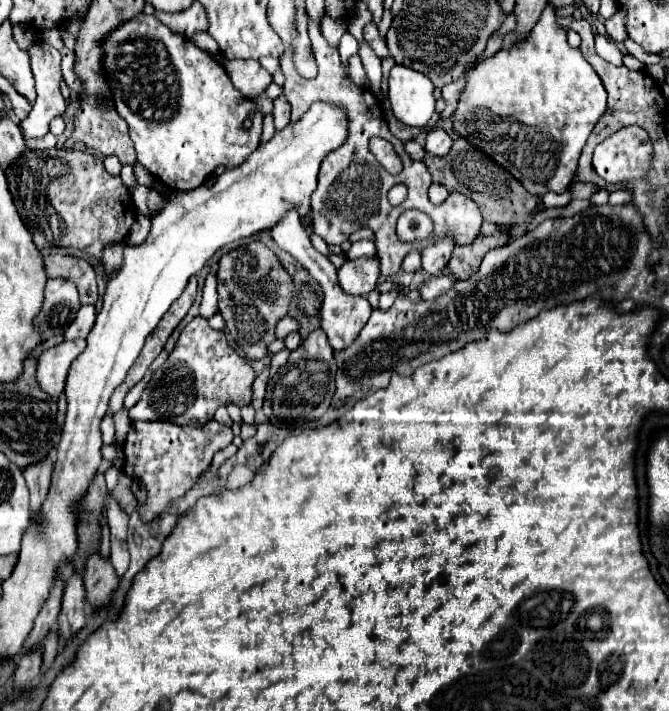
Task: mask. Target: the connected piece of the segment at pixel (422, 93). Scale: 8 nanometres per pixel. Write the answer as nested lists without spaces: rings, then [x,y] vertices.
[[[396,64],[388,78],[388,100],[394,116],[406,126],[424,126],[434,114],[434,84],[422,72]]]

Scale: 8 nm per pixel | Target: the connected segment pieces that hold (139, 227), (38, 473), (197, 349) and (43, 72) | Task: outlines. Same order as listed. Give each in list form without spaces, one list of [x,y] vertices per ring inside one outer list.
[[[138,214],[134,224],[132,224],[132,228],[130,228],[130,232],[128,232],[128,236],[126,236],[126,242],[132,244],[132,246],[142,244],[146,240],[148,232],[150,232],[150,216]]]
[[[44,460],[44,464],[32,464],[32,468],[24,468],[24,478],[30,488],[30,512],[32,516],[40,510],[46,492],[50,488],[50,474],[52,474],[52,460]]]
[[[196,316],[180,334],[166,364],[154,372],[140,402],[130,410],[132,420],[168,420],[174,424],[204,424],[214,418],[218,406],[234,402],[250,404],[256,374],[250,364],[236,354],[224,332],[212,330],[206,318]]]
[[[40,42],[38,46],[34,44],[28,54],[38,96],[28,118],[20,122],[20,130],[26,138],[42,138],[48,134],[50,120],[66,110],[64,96],[60,94],[60,52],[54,46]]]

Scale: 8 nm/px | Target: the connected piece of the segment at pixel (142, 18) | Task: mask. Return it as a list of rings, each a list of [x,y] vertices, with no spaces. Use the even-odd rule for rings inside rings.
[[[138,12],[128,24],[120,24],[100,40],[102,48],[102,72],[112,88],[116,112],[126,120],[130,138],[136,148],[138,162],[160,182],[174,190],[192,190],[204,184],[218,166],[240,166],[250,152],[258,148],[262,134],[262,114],[252,106],[252,100],[242,96],[226,70],[210,58],[210,54],[198,48],[192,40],[174,34],[156,16]],[[246,116],[252,118],[252,126],[246,130],[242,124]]]

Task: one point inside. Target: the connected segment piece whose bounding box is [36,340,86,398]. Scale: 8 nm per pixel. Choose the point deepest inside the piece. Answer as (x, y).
(53, 364)

